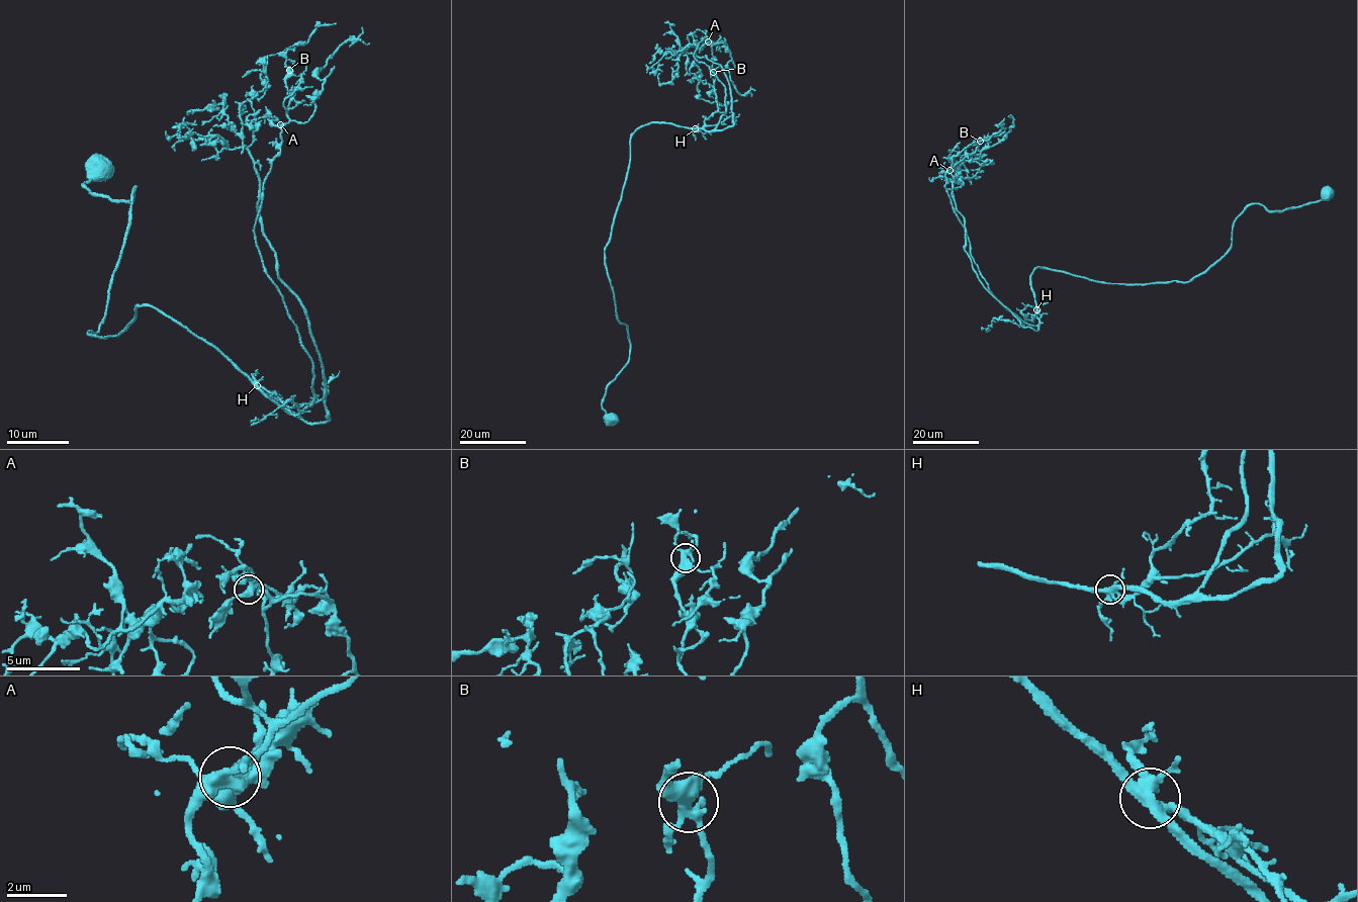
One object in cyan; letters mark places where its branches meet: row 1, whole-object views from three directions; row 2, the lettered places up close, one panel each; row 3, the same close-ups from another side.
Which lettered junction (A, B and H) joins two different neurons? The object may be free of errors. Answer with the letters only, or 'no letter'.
no letter

